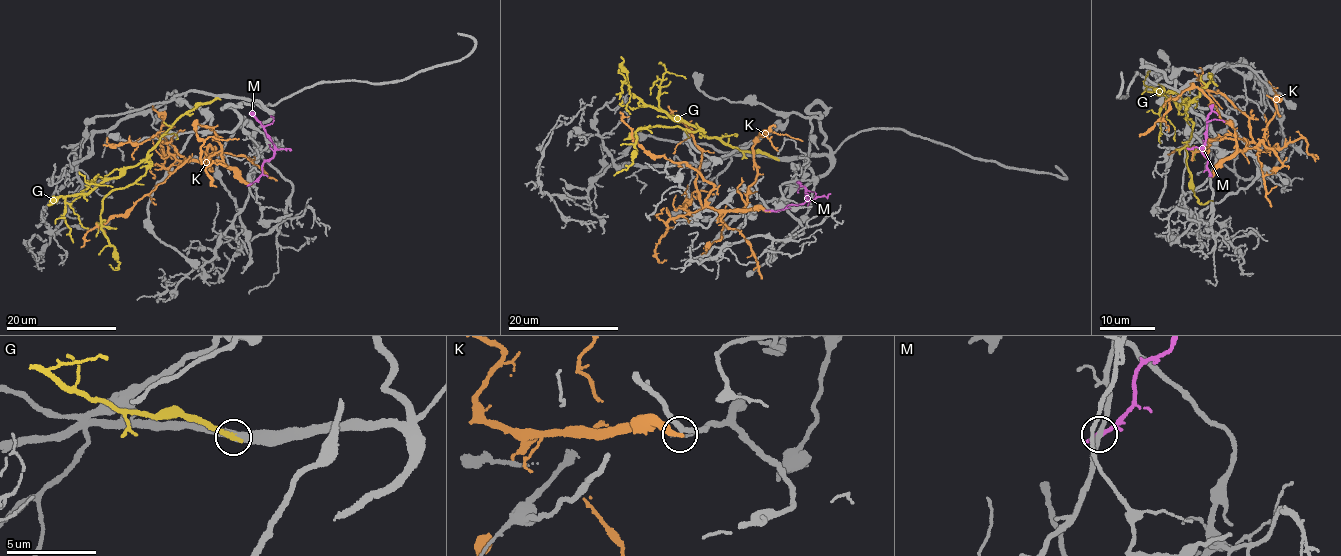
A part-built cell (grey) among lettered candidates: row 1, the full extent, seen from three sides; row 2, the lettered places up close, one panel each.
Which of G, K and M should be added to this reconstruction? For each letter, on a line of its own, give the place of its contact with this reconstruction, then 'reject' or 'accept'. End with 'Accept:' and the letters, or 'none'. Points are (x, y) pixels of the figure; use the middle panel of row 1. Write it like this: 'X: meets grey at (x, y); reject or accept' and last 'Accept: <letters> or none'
G: meets grey at (776, 159); accept
K: meets grey at (768, 211); reject
M: meets grey at (769, 210); reject
Accept: G

